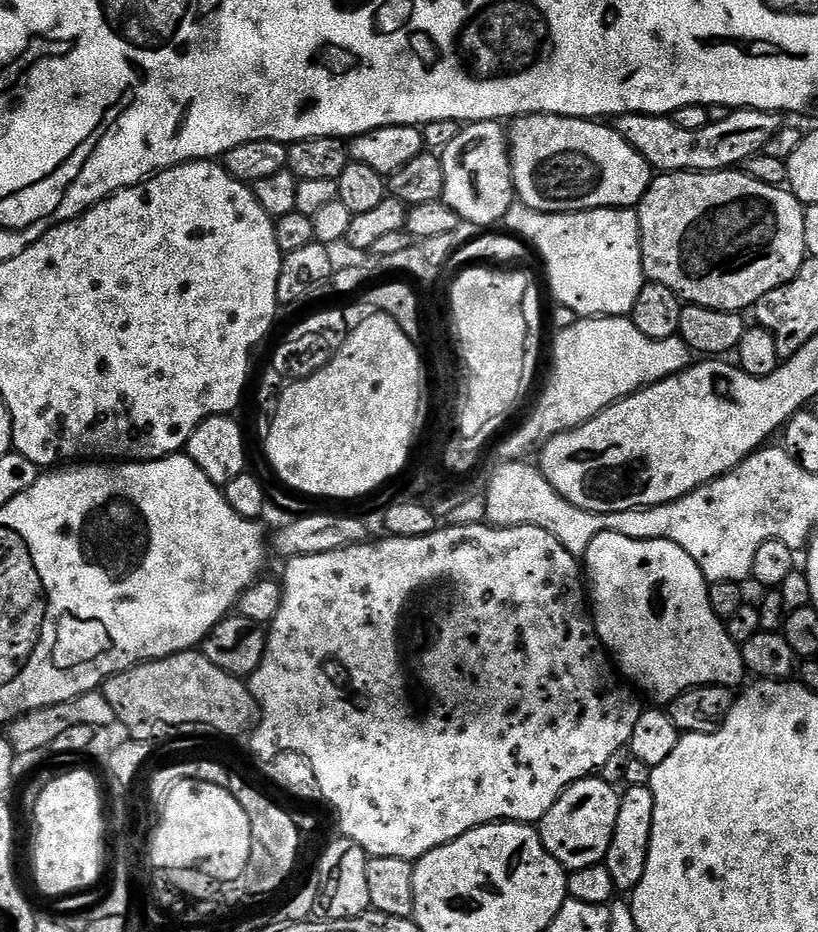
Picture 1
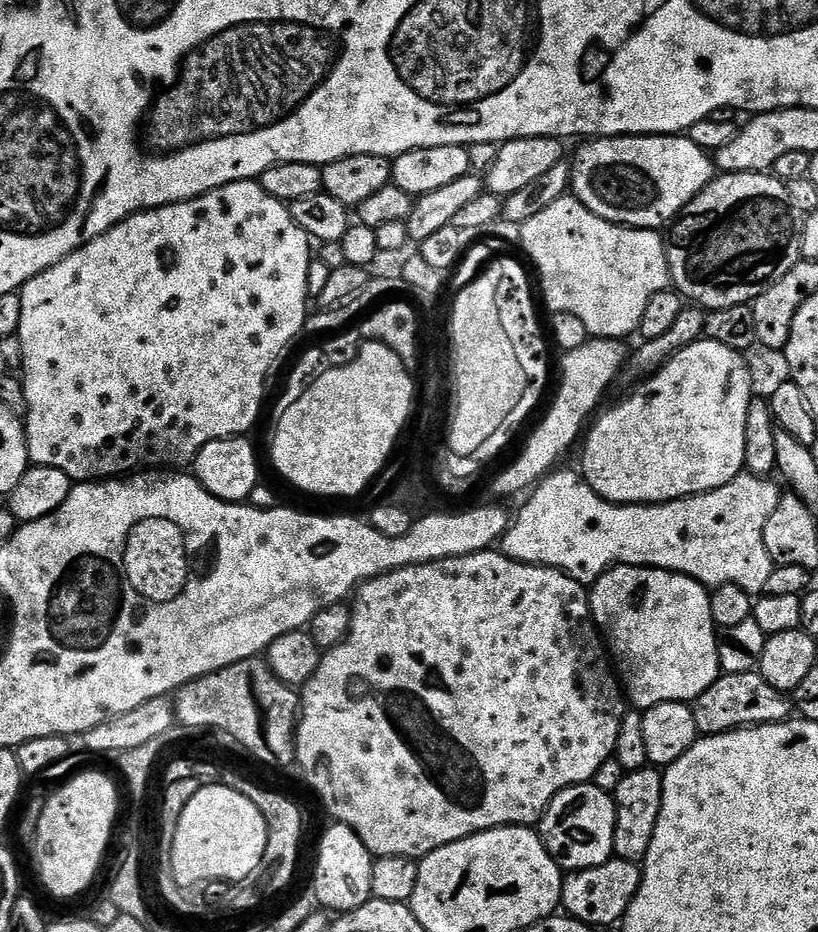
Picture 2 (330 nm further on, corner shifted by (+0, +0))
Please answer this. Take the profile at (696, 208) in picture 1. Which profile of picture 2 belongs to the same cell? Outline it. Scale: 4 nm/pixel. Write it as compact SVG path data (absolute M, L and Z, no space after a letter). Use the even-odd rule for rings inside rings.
M725 172L713 178L676 217L667 233L666 247L675 291L705 310L751 304L802 258L798 216L788 197L788 186L777 176L762 172Z

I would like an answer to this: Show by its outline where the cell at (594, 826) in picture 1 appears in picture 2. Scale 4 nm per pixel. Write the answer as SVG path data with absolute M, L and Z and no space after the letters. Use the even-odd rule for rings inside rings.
M589 782L574 784L556 795L544 813L538 831L546 850L556 859L561 869L581 872L602 866L613 859L615 829L616 802L613 793L603 792L594 782Z

